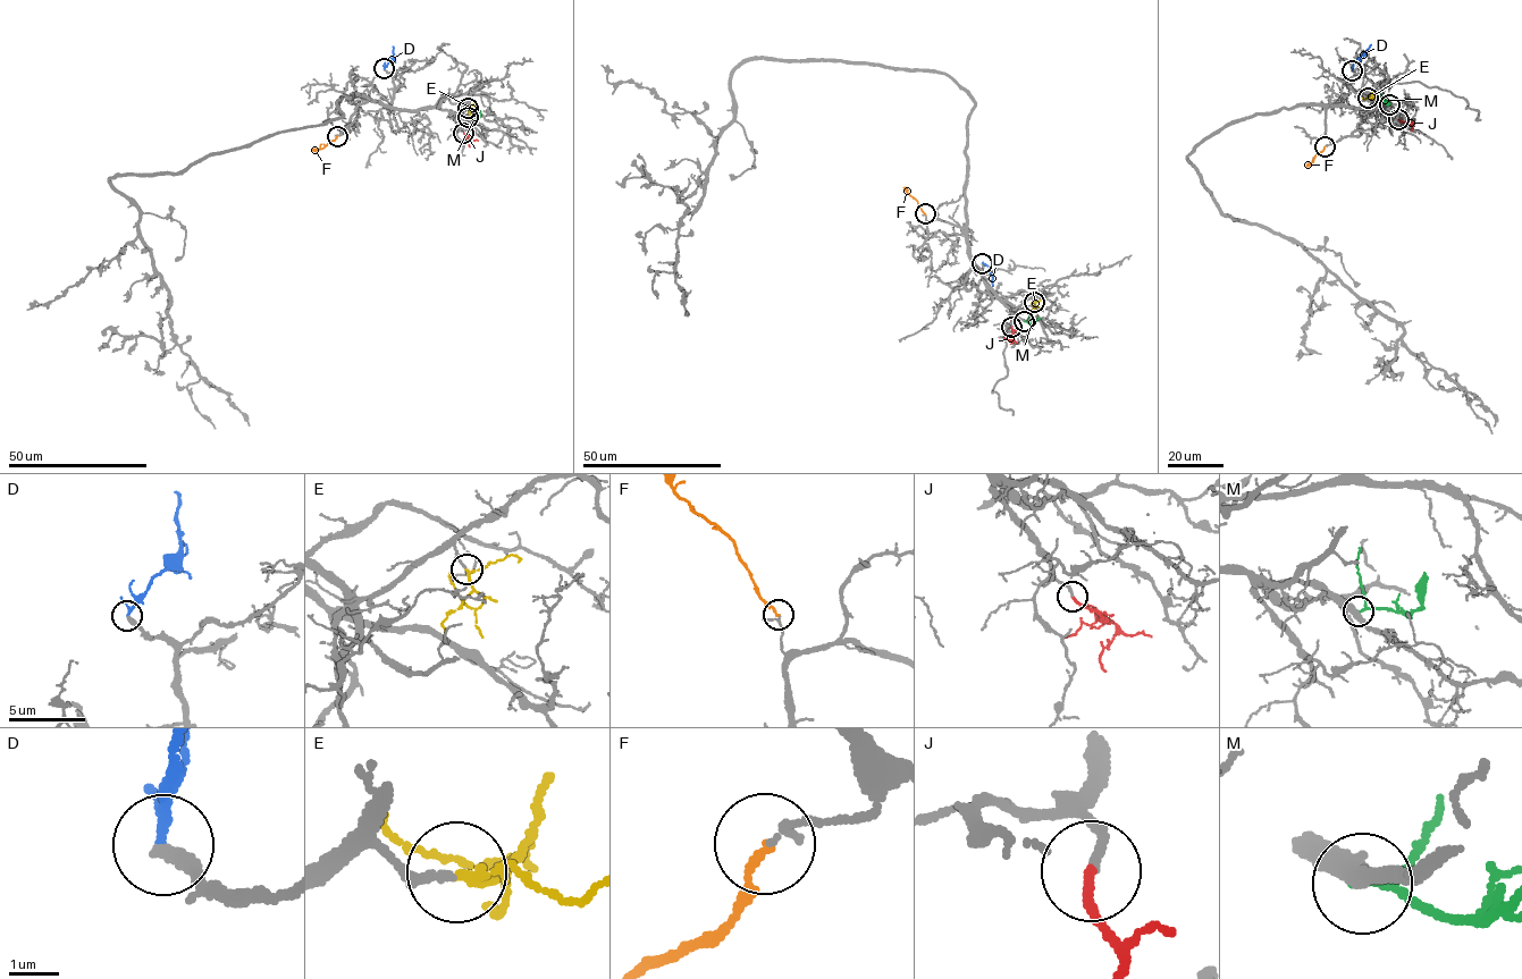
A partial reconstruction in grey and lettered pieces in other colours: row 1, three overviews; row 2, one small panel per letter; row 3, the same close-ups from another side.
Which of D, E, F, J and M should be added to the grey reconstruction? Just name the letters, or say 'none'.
E, J

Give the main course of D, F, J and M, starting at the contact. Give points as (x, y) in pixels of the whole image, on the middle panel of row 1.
D: (982, 262), (991, 272), (992, 286)
F: (925, 214), (905, 186)
J: (1011, 327), (1012, 340), (1008, 338)
M: (1024, 321), (1040, 318)

